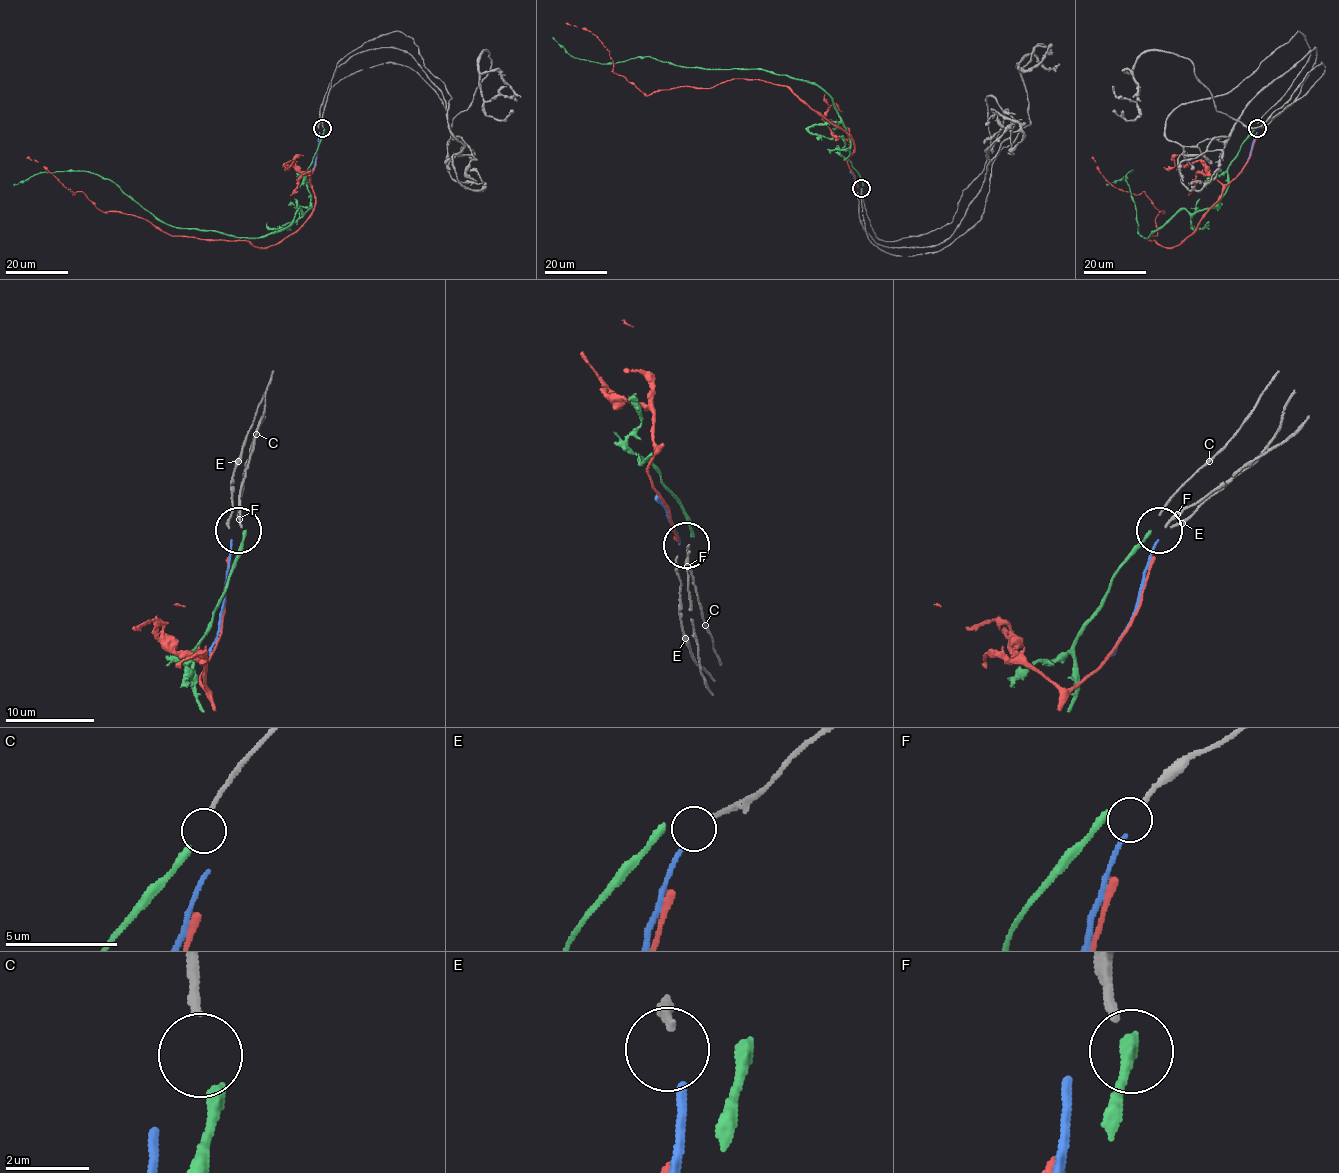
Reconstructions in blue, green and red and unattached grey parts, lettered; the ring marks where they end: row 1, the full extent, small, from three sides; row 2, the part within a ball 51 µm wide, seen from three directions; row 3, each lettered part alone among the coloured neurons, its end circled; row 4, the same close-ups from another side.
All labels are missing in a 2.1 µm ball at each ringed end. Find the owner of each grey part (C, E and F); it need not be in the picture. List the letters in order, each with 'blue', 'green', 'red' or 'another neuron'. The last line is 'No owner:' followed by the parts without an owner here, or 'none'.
C: green
E: blue
F: another neuron
No owner: F

